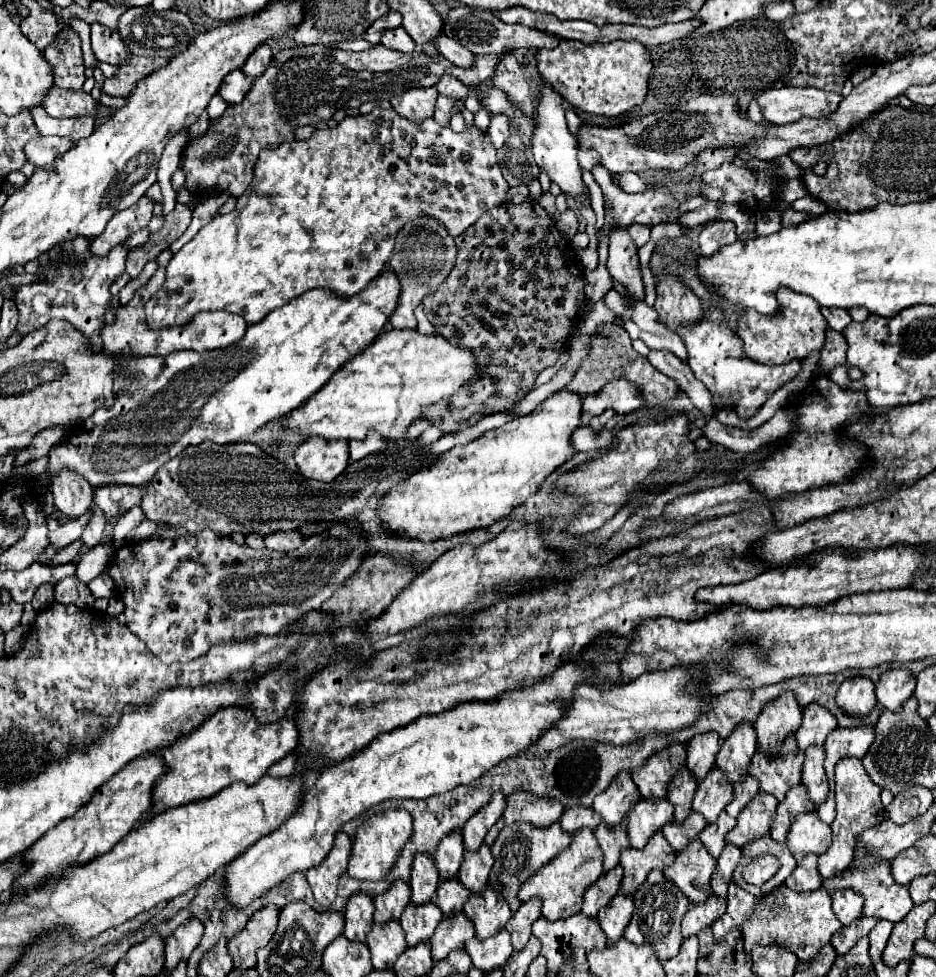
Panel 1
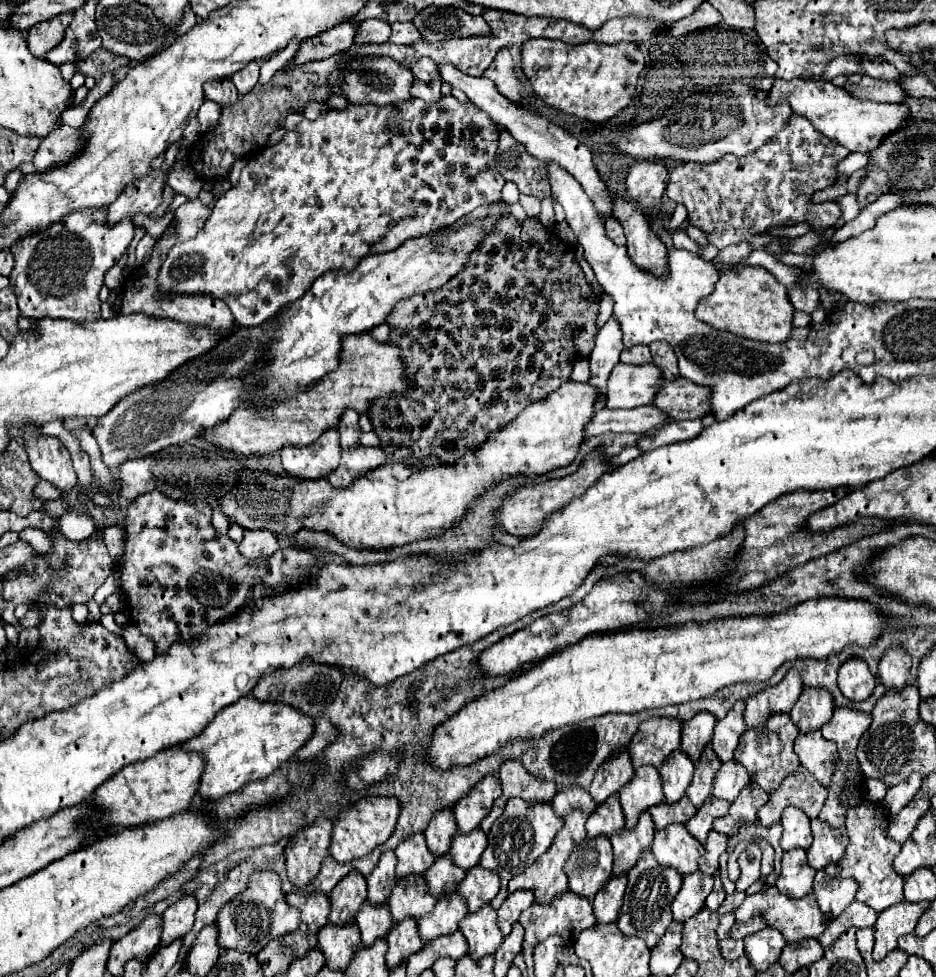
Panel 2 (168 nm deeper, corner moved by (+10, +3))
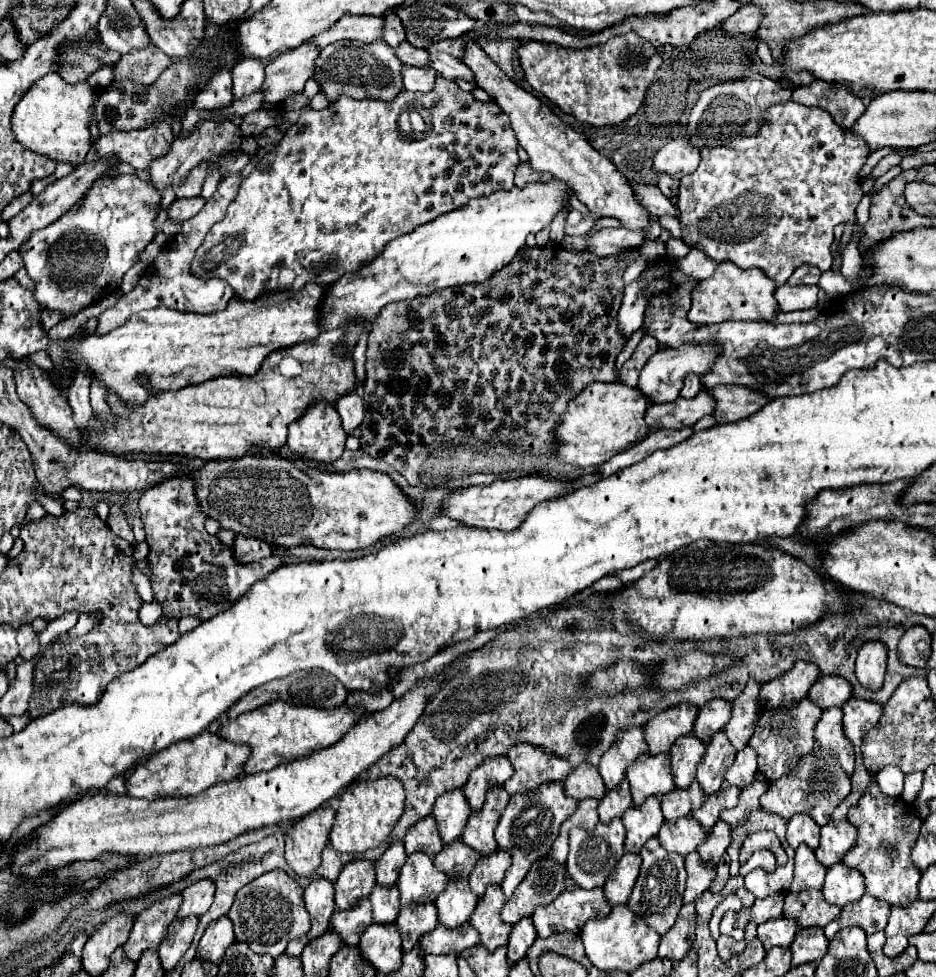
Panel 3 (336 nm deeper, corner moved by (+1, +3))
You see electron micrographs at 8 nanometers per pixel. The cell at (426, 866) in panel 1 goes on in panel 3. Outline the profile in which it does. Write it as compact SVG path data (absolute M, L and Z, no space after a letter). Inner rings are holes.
M427 816L425 820L421 820L421 824L415 824L407 832L403 844L405 844L407 856L415 854L415 852L423 852L423 854L427 854L427 856L433 858L433 856L437 856L443 850L443 842L439 838L435 820L431 816Z

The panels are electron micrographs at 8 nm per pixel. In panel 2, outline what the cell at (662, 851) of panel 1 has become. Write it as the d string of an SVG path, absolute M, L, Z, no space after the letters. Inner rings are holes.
M642 812L636 828L622 828L616 832L616 836L610 836L610 842L614 846L614 870L616 874L628 872L640 854L650 848L654 838L654 822L650 812Z

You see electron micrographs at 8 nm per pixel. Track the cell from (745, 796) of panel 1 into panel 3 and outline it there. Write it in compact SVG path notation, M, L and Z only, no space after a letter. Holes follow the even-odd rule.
M745 748L737 752L733 766L725 772L725 780L737 788L747 788L749 784L755 782L755 772L757 772L757 754L753 748Z

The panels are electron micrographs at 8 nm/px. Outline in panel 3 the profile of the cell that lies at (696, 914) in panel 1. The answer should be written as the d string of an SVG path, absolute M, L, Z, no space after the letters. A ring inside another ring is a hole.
M697 852L685 858L685 868L687 868L687 888L685 888L683 904L691 904L703 892L709 890L711 882L715 880L715 870L709 868L709 864L705 864Z

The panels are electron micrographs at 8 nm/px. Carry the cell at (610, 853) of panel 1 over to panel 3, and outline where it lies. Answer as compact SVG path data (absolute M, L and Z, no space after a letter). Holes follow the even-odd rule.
M623 780L615 790L607 792L599 802L599 820L603 824L609 824L613 818L619 818L625 814L627 808L633 806L629 782Z

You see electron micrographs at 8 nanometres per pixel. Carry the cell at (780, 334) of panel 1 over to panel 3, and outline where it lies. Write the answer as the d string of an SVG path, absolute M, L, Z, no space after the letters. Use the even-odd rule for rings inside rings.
M723 262L717 266L715 274L709 280L703 280L701 286L693 290L693 304L687 316L695 324L717 324L725 320L773 322L781 312L775 300L775 290L777 284L759 268L741 270L735 264Z

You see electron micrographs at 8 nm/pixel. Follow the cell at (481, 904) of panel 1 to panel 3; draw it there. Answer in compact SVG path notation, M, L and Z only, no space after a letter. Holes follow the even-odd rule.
M497 850L493 852L493 856L487 856L485 860L479 860L477 866L473 868L471 876L469 876L469 886L471 890L483 898L485 896L485 888L487 886L501 886L505 872L509 870L511 860L509 854Z

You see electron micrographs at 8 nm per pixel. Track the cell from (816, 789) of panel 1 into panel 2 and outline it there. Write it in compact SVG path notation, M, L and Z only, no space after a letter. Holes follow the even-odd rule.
M820 730L800 734L794 742L794 750L800 758L800 764L812 772L812 776L828 786L832 772L836 768L836 744L822 738Z

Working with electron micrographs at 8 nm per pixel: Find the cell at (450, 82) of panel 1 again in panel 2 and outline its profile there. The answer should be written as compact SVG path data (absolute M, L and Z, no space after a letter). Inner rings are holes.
M420 58L420 60L412 62L412 64L408 64L408 68L410 68L410 72L412 72L418 80L422 80L422 82L430 82L432 78L438 76L436 64L434 64L432 60L428 60L428 58Z

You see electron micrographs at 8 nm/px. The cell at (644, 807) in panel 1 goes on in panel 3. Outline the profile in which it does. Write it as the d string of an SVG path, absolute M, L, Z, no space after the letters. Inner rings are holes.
M669 754L661 756L641 756L627 770L627 780L631 784L633 806L639 808L649 796L663 796L675 788L671 776Z

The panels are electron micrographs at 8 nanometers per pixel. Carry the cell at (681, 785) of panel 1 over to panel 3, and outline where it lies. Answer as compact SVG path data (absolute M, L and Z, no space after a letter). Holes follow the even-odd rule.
M693 734L681 736L673 744L669 756L671 756L671 770L673 770L675 786L689 788L689 784L695 780L697 766L705 756L705 746Z

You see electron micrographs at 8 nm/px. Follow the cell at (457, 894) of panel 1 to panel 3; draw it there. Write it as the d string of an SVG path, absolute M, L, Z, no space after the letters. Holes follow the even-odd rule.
M455 840L453 844L445 846L433 858L433 864L449 880L457 880L457 878L469 878L477 860L479 860L477 852L473 852L471 848L465 848L465 844L461 844L461 840Z

